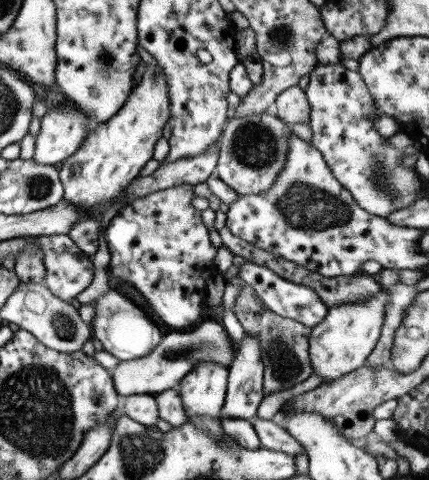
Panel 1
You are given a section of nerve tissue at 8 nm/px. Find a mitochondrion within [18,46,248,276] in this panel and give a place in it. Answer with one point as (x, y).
(39, 186)

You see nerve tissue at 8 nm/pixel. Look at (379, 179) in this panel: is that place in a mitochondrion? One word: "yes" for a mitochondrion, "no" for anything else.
yes

